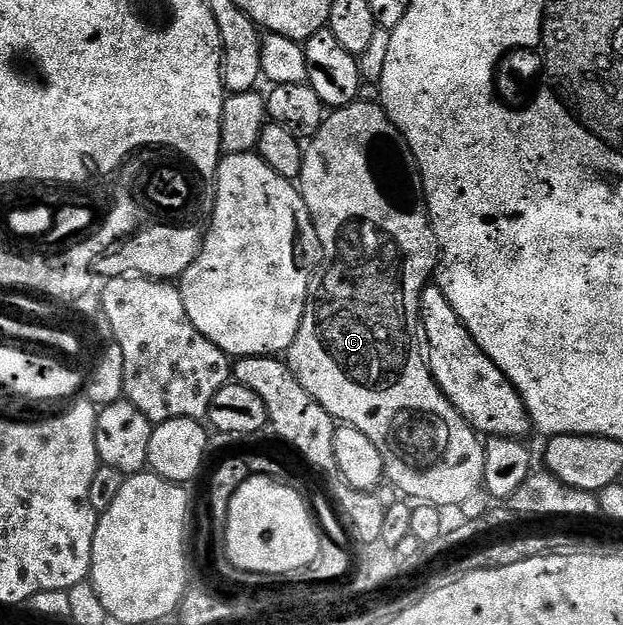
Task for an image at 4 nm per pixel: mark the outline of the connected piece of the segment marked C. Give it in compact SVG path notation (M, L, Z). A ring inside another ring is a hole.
M356 100L348 106L332 109L324 117L321 128L315 137L306 143L303 151L303 163L297 179L299 194L305 200L305 208L309 208L309 216L317 228L317 236L321 240L324 251L329 255L331 274L335 278L318 279L312 289L307 303L307 311L301 320L301 328L293 340L293 344L285 351L285 361L291 367L293 376L313 396L315 403L326 412L336 423L353 428L361 428L377 449L381 451L381 460L385 460L386 481L392 482L408 499L416 498L416 503L447 508L447 506L462 507L469 496L480 493L485 472L484 443L475 429L459 415L457 408L441 392L437 380L431 375L431 367L427 365L424 347L421 345L421 315L419 312L419 296L432 281L439 265L439 241L431 227L431 217L427 215L427 198L423 195L423 181L417 160L409 148L409 144L401 136L401 132L389 120L383 107L373 103Z

